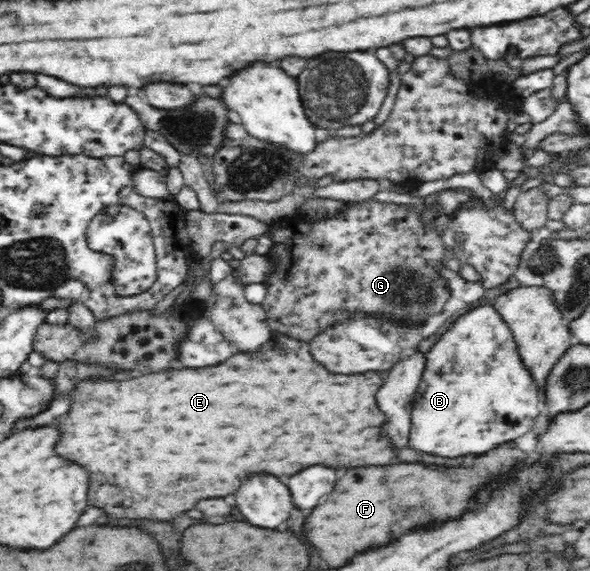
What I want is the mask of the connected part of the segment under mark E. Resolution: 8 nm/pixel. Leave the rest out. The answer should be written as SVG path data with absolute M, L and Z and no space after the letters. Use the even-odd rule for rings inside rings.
M273 333L269 341L259 351L255 351L255 353L237 353L237 355L229 357L225 363L219 363L219 365L213 365L213 367L181 369L181 367L172 366L171 369L163 372L141 375L141 377L128 377L122 380L105 378L105 376L100 378L79 378L70 391L71 405L69 405L69 411L63 417L59 417L57 423L55 423L55 427L59 431L59 439L57 439L55 447L53 447L53 451L59 457L75 461L83 469L87 469L89 485L99 485L99 509L103 509L103 513L109 519L149 519L149 521L159 521L161 519L161 521L169 523L169 521L177 519L179 513L195 509L195 505L201 499L223 497L223 495L235 493L239 489L241 481L245 477L249 477L251 473L267 471L267 473L273 473L273 475L293 475L293 473L297 473L297 469L303 469L305 465L315 465L315 463L333 465L333 467L343 467L343 465L345 467L387 465L389 463L389 445L385 445L385 441L377 439L375 429L365 431L367 427L377 427L377 425L385 423L385 415L379 411L377 401L375 401L375 393L381 387L381 379L379 379L379 375L373 380L369 380L369 377L371 377L369 373L363 373L363 375L357 375L357 377L329 373L327 369L321 369L321 365L317 365L313 361L313 357L309 355L309 345L307 343L293 341L289 337L283 337L283 334ZM147 477L157 477L157 479L153 479L155 483L147 483L147 481L143 481ZM111 485L115 485L115 491L107 491L105 497L101 499L101 489L111 487Z

